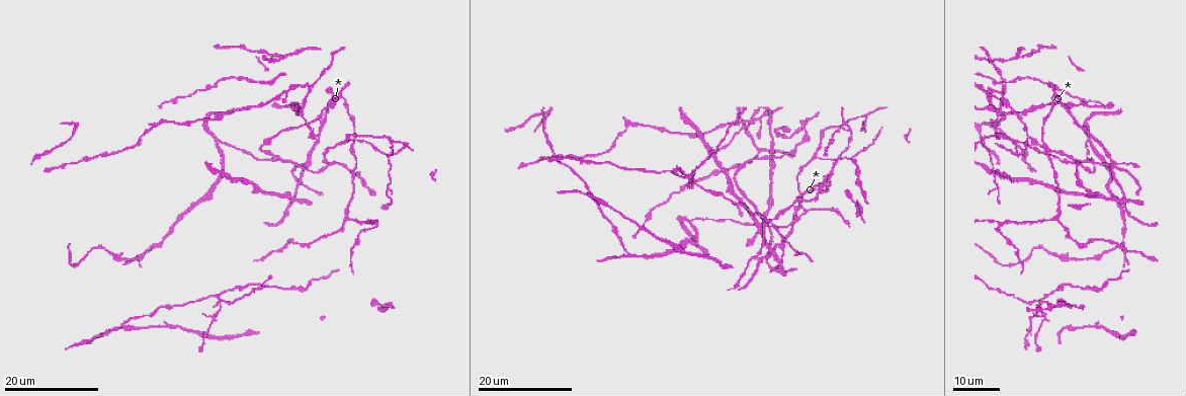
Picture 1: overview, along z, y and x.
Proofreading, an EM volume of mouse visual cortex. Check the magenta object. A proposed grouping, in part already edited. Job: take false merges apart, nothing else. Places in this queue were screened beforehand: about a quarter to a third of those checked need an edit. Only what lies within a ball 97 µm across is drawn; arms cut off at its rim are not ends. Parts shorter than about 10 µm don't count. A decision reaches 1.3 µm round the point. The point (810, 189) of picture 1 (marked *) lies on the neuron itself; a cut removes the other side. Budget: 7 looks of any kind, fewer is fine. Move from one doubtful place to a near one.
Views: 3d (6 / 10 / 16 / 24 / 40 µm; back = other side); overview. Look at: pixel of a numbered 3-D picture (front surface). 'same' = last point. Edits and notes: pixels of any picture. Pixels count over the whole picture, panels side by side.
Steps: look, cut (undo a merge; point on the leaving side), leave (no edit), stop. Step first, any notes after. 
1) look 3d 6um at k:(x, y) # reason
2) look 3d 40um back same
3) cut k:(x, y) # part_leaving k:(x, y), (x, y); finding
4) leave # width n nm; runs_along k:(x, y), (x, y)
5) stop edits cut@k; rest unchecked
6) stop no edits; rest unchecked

look 3d 24um at 1:(293, 163) # looks like a crossing

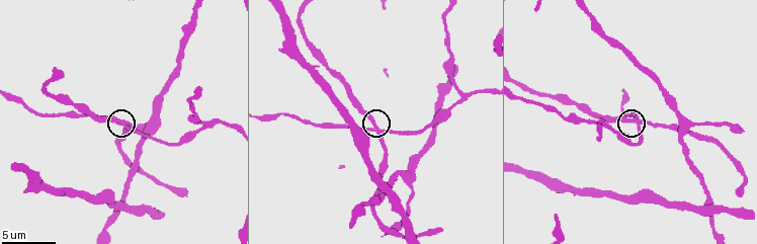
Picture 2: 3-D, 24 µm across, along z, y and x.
look 3d 10um at 2:(118, 120)

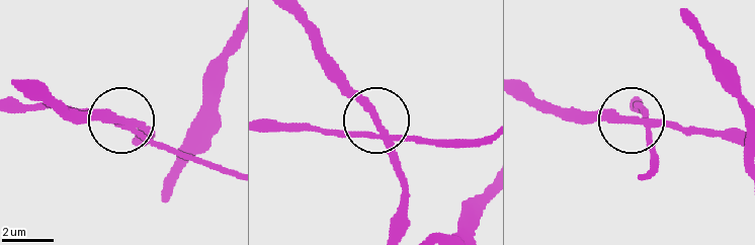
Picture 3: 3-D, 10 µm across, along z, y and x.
leave # width 270 nm; runs_along 3:(231, 43), (182, 141), (42, 107); all the same neuron

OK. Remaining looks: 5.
look 3d 24um at 1:(369, 227) # sudden change in width

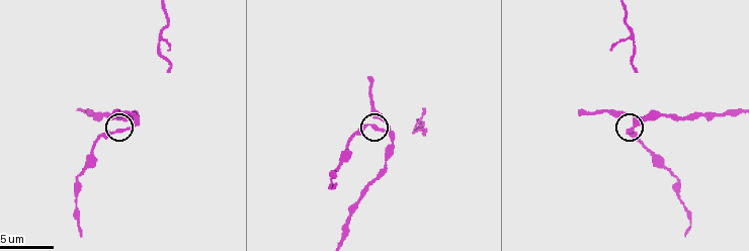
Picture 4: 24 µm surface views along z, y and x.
look 3d 6um at 4:(118, 131)

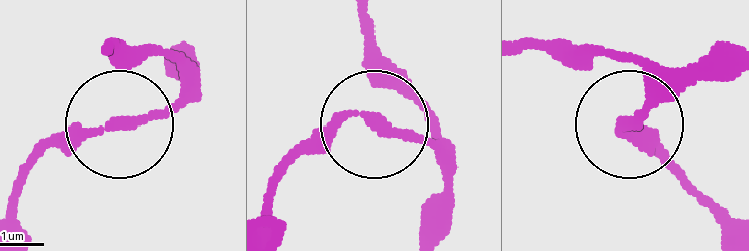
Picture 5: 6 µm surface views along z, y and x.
leave # runs_along 5:(164, 66), (196, 87), (164, 112), (66, 139), (15, 182); all the same neuron

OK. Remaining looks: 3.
look 3d 16um at 2:(211, 124) # arms part here

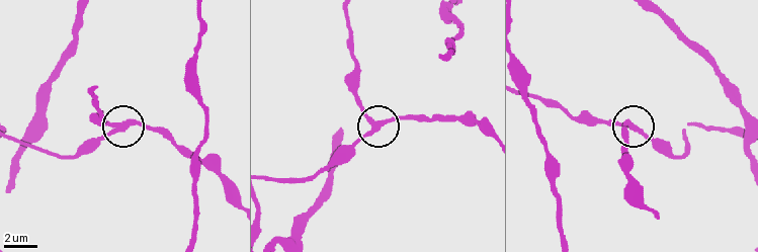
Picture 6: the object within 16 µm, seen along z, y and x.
look 3d 16um back at 6:(122, 124)

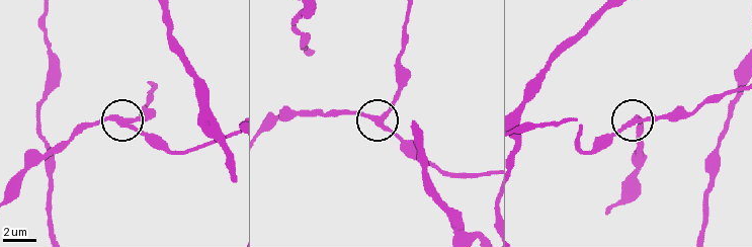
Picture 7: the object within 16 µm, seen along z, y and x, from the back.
cut 7:(139, 116) # side_arm 21 um; part_leaving 7:(635, 121), (690, 113), (743, 89); two neurons meet here

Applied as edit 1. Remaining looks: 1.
stop edits cut@7; rest unchecked

